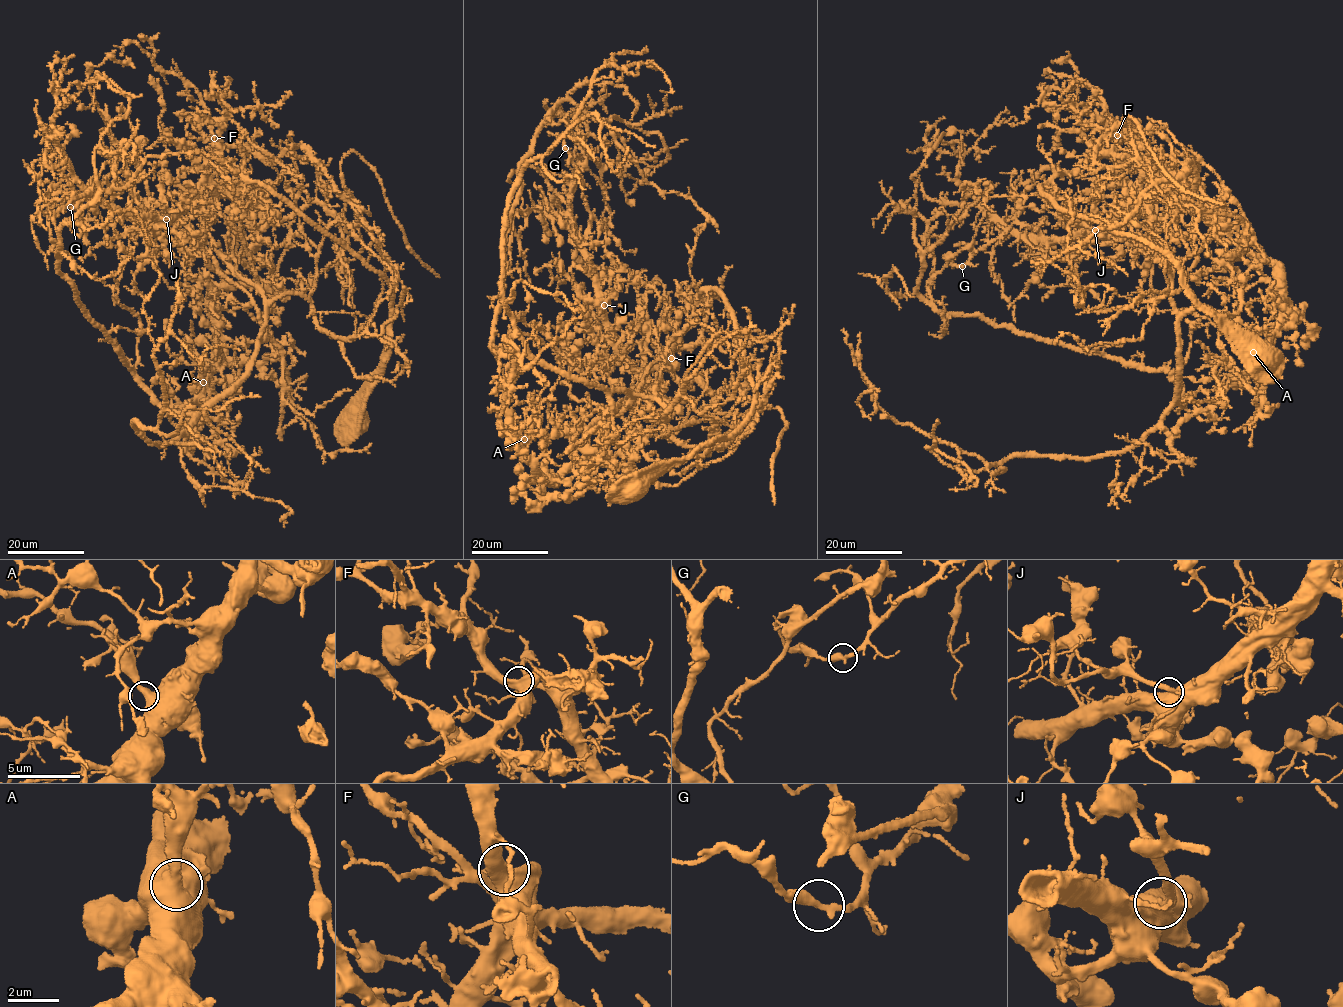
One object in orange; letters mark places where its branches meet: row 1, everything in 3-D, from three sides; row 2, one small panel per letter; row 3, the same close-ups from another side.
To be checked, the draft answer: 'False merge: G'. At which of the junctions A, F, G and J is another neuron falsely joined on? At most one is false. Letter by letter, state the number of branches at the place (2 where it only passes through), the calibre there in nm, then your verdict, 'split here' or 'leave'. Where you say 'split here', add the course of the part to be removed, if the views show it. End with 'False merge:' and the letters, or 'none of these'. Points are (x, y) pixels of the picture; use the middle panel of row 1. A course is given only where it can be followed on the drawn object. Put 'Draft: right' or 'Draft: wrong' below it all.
A: 2 branches meet; 500 nm thick; leave
F: 2 branches meet; 550 nm thick; leave
G: 2 branches meet; 320 nm thick; split here; foreign part runs (566, 148), (553, 108), (492, 348), (602, 389), (604, 414), (572, 398), (573, 352), (612, 268), (646, 300)
J: 2 branches meet; 400 nm thick; leave
False merge: G
Draft: right

